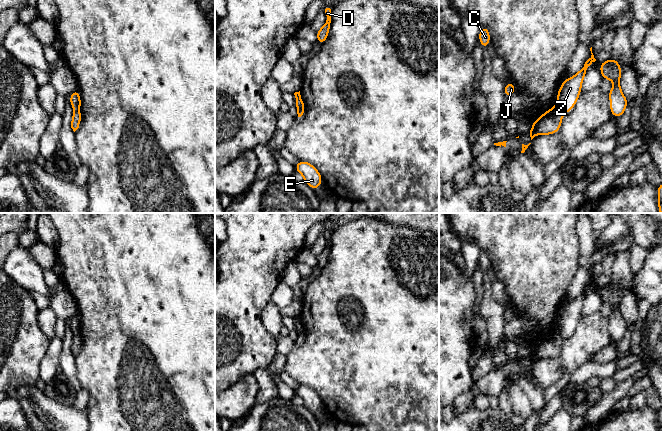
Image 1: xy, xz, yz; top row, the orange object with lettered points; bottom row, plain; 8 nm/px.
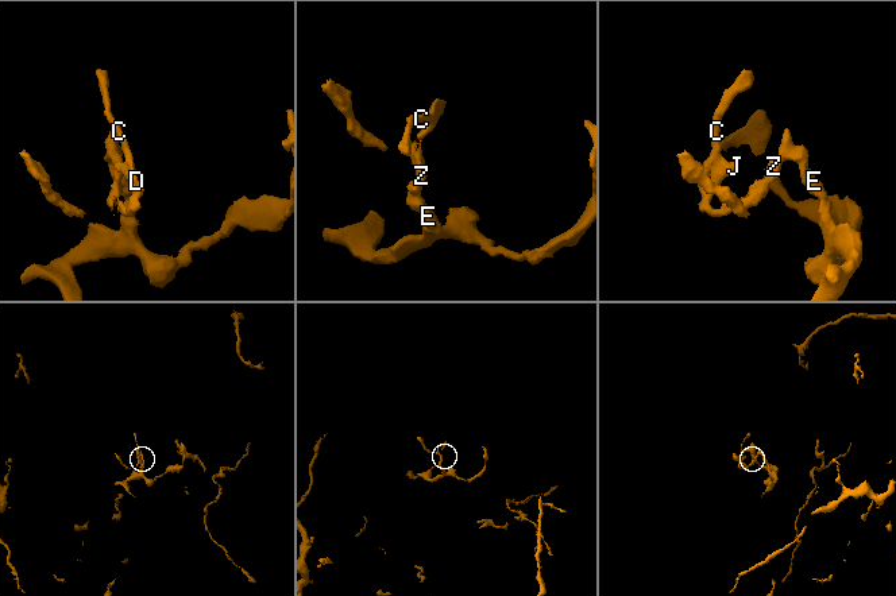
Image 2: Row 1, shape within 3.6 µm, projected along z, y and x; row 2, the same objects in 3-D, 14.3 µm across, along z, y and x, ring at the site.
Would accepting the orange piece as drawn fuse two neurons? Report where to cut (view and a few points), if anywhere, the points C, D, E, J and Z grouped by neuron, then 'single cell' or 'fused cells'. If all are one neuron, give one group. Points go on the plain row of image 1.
cut in yz along (556, 330), (563, 337); C D J / E Z; fused cells

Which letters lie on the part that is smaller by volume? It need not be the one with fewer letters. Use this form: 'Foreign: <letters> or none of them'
Foreign: E, Z

